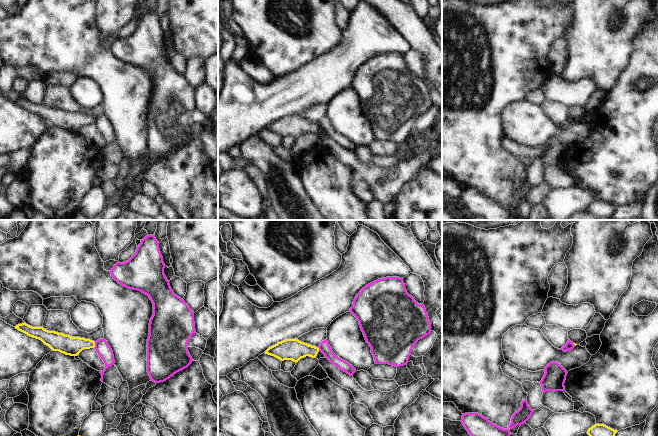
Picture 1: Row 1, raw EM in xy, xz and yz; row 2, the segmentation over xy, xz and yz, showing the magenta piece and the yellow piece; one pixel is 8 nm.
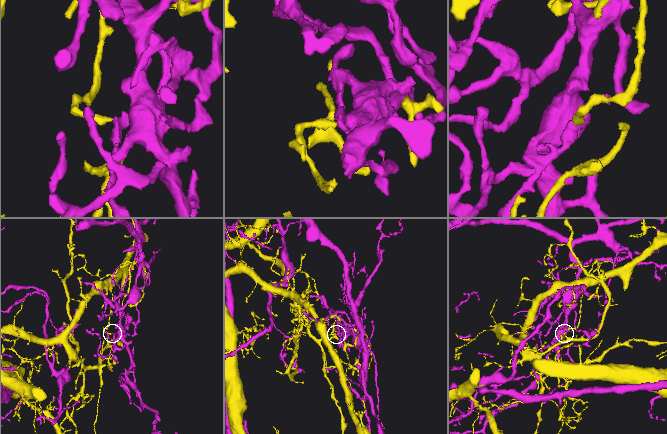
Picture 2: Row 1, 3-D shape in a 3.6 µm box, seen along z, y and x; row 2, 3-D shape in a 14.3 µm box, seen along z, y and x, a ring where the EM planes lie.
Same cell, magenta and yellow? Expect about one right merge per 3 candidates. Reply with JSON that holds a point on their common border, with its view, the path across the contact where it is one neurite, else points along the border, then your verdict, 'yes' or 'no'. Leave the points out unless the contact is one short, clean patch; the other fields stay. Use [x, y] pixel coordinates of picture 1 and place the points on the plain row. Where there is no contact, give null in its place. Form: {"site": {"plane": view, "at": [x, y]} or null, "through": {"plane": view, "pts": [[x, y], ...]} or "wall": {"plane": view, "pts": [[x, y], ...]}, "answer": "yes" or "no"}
{"site": {"plane": "xy", "at": [95, 121]}, "answer": "no"}

